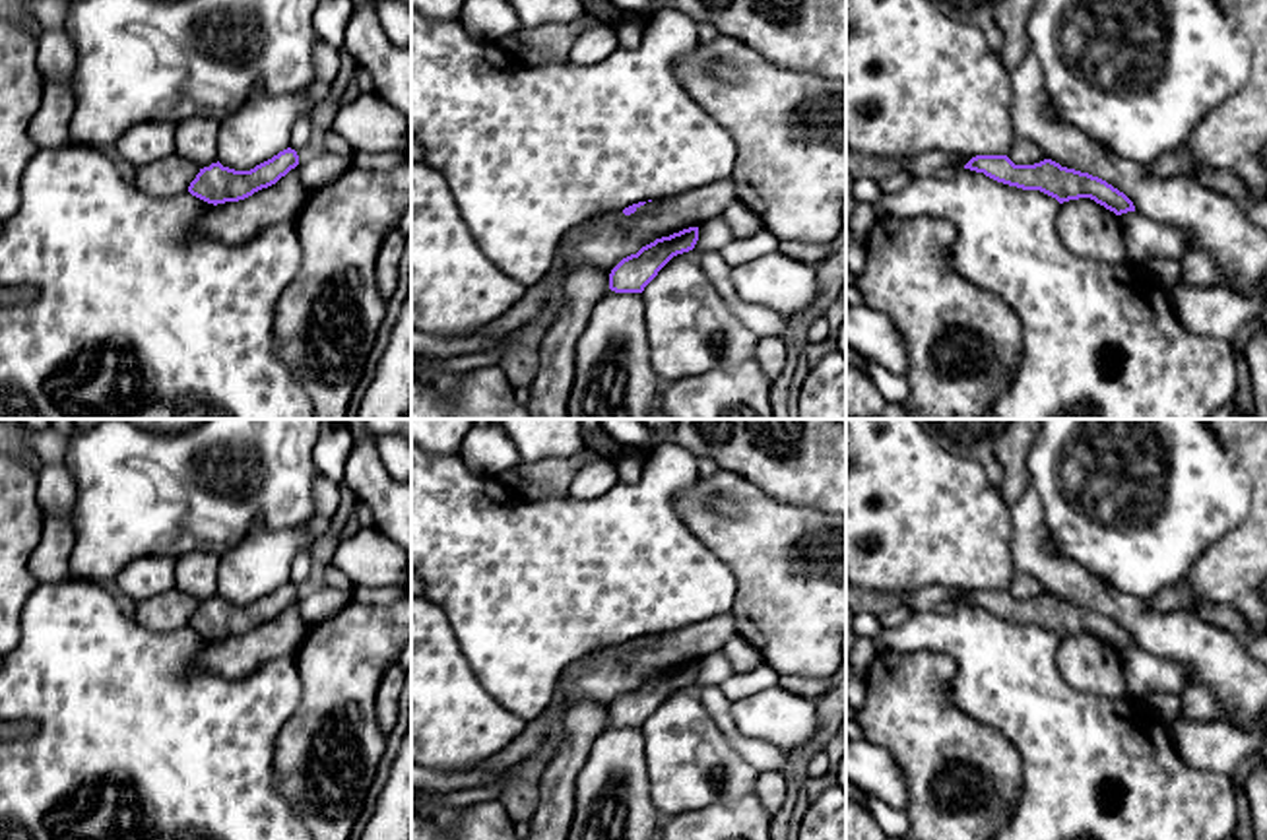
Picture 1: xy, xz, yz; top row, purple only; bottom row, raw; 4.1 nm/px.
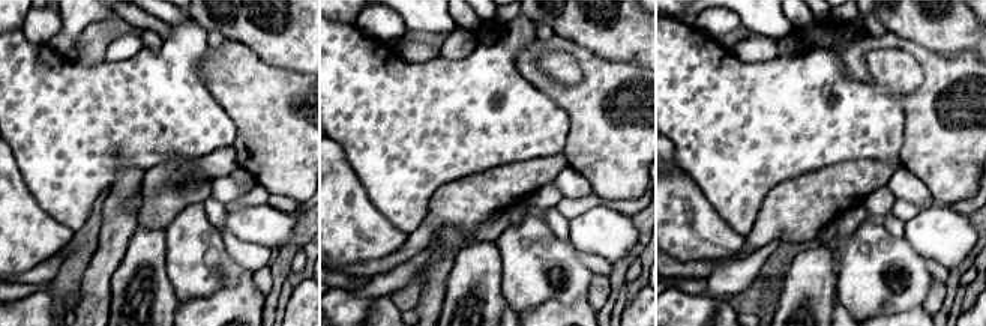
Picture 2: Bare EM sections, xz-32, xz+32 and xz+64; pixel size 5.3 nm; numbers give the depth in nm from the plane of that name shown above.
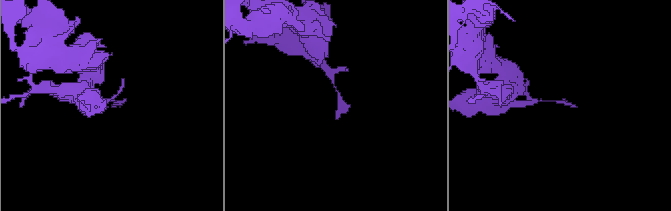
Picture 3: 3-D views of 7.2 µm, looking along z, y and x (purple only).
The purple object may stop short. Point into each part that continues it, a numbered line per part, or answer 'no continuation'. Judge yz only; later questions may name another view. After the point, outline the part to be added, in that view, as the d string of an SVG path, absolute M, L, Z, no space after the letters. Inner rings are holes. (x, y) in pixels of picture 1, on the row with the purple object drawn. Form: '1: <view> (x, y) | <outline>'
no continuation

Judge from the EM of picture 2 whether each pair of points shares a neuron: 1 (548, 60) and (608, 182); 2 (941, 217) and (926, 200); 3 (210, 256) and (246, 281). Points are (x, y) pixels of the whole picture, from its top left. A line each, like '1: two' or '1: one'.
1: two
2: two
3: two

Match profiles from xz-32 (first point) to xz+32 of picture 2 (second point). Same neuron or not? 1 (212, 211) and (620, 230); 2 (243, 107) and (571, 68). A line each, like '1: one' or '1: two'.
1: two
2: two

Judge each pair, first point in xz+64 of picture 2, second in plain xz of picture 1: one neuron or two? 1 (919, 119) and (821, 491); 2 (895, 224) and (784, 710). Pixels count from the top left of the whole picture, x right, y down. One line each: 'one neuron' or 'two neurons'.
1: two neurons
2: two neurons

